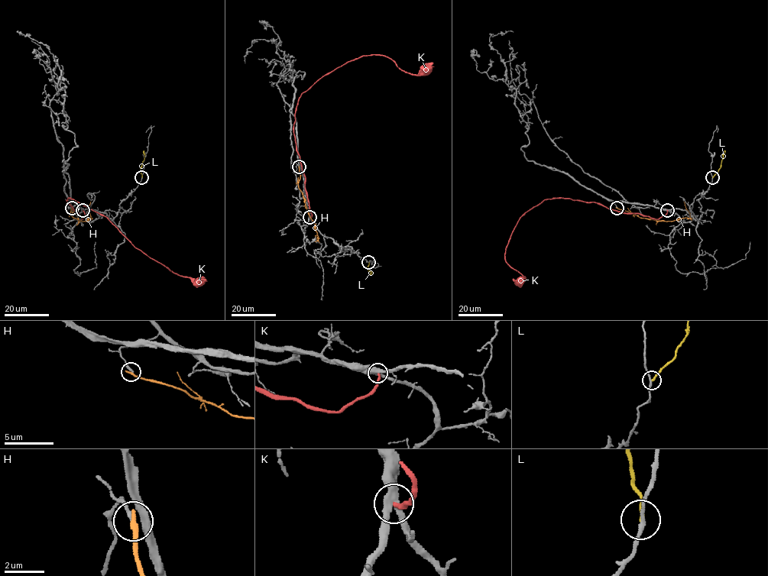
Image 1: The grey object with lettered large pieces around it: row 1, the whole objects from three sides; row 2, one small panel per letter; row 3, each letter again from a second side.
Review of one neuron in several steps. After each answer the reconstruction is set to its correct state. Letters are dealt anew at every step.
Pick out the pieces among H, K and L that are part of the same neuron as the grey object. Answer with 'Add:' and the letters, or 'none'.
Add: none

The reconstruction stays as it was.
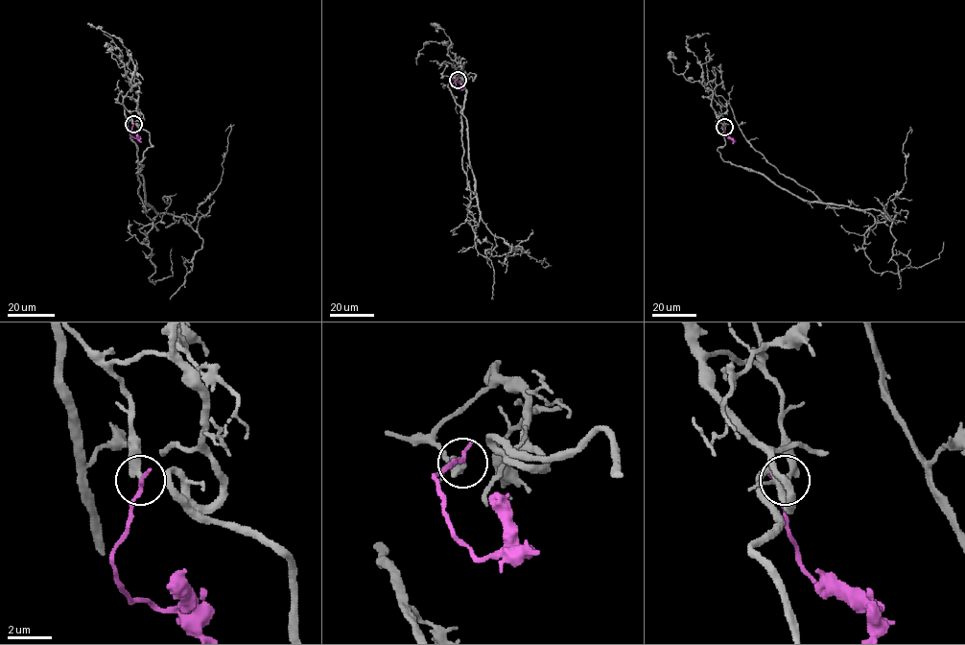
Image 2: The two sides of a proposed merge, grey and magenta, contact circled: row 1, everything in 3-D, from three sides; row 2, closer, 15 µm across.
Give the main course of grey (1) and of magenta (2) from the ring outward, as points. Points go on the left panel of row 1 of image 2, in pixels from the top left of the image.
1: (133, 124), (135, 110), (152, 146), (139, 173), (157, 212), (147, 233), (151, 281), (173, 275), (171, 248)
2: (132, 124), (130, 136), (137, 137), (137, 133)

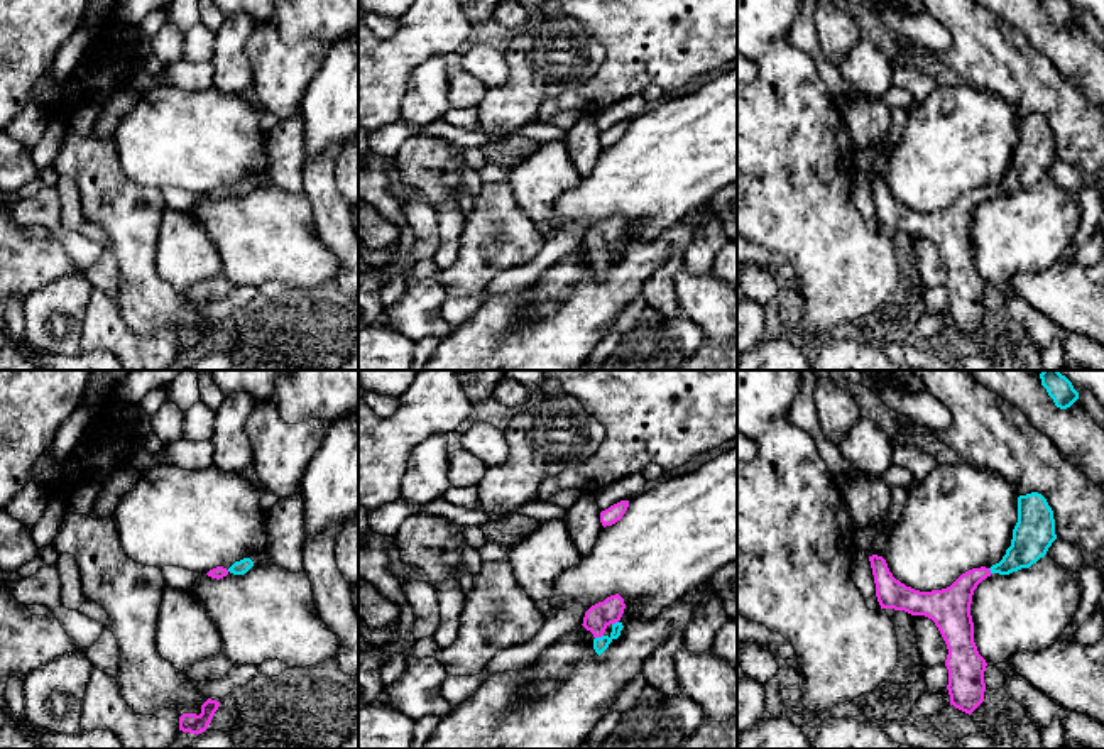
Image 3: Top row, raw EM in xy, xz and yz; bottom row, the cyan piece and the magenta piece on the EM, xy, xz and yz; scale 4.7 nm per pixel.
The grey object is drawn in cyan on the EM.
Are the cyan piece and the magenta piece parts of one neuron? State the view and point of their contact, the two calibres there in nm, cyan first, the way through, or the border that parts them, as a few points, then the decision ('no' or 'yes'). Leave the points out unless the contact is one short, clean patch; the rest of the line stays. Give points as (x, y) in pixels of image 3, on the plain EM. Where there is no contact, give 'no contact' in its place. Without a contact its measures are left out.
xz (599, 259) | 70/120 nm | across xz (601, 266), (599, 259), (597, 239) | yes

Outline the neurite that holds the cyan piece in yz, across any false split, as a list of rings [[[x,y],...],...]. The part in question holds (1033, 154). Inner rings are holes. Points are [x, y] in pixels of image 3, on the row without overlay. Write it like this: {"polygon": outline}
{"polygon": [[[1031,113],[1018,118],[1018,144],[1003,181],[991,189],[981,188],[962,194],[947,210],[920,213],[906,208],[893,198],[883,178],[869,178],[881,230],[925,237],[938,249],[948,271],[945,281],[947,311],[950,326],[955,330],[970,336],[984,323],[986,313],[987,284],[974,264],[970,237],[974,211],[992,194],[1009,196],[1030,189],[1047,176],[1055,161],[1053,132],[1041,115]]]}

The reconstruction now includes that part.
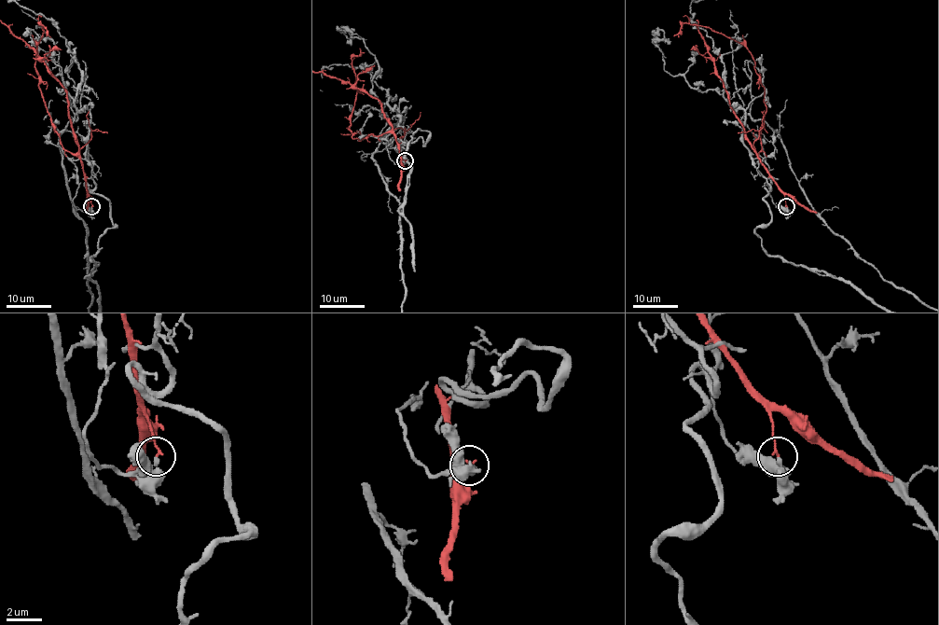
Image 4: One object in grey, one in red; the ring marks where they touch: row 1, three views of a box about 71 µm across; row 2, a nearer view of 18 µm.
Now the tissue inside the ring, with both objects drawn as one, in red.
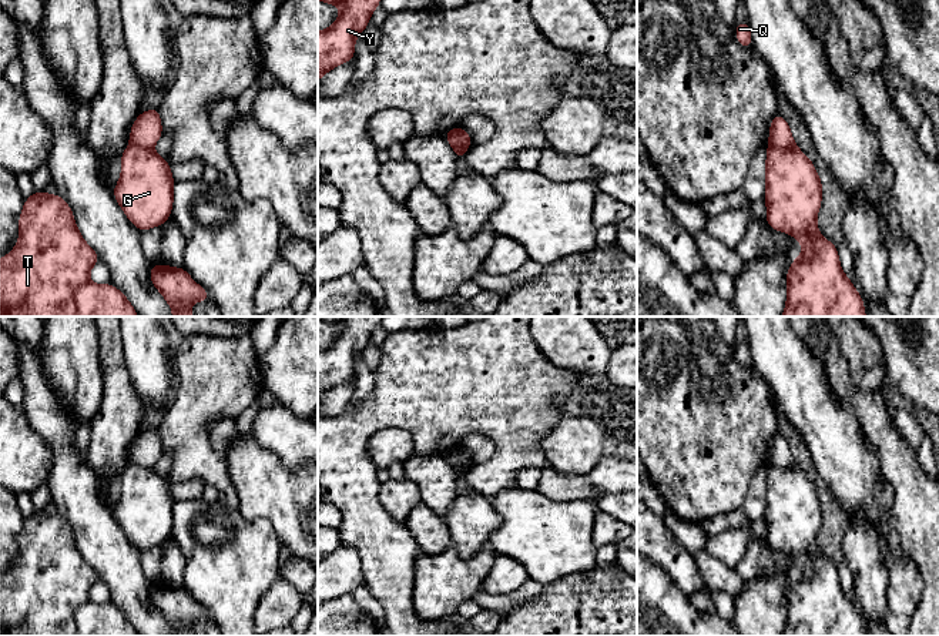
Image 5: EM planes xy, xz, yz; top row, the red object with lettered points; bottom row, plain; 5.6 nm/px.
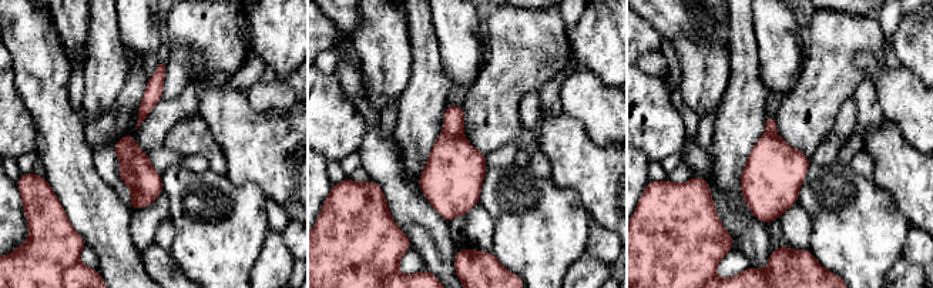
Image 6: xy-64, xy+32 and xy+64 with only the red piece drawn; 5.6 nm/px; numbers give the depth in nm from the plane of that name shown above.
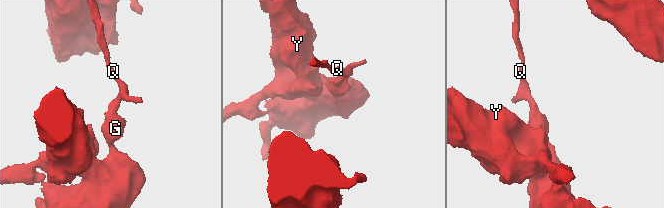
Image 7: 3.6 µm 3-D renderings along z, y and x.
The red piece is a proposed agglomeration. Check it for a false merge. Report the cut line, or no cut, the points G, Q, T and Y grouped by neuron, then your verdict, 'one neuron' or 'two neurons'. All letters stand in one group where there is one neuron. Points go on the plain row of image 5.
cut yz (768, 464), (794, 465); groups G T Y / Q; two neurons

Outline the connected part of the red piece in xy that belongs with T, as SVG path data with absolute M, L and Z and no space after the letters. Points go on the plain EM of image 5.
M36 511L24 519L19 536L19 562L0 578L0 636L138 636L127 616L111 602L98 605L88 599L100 575L81 556L73 530L58 513Z

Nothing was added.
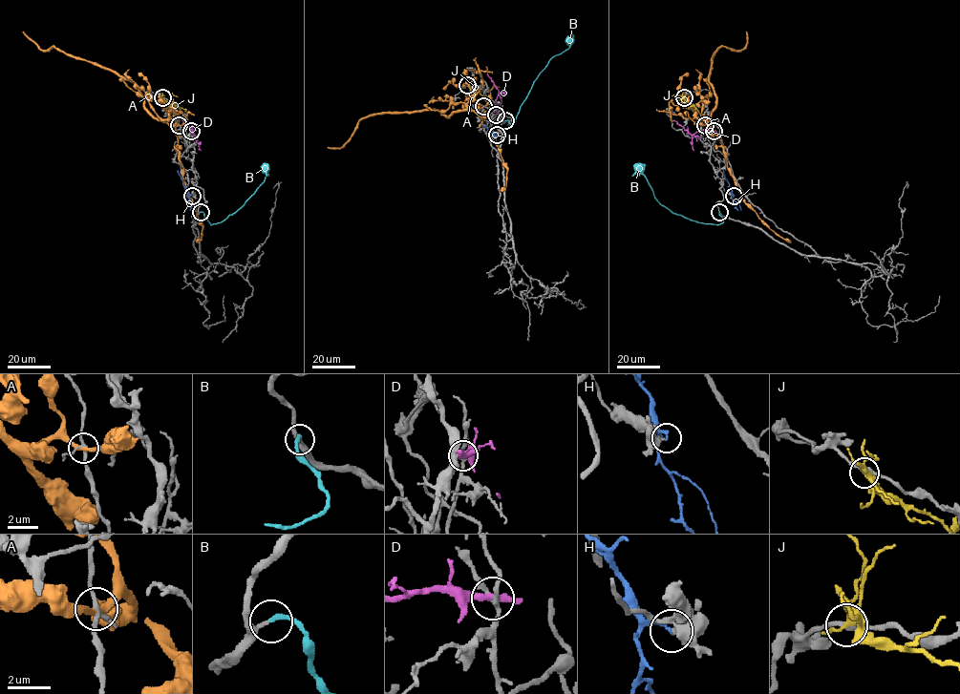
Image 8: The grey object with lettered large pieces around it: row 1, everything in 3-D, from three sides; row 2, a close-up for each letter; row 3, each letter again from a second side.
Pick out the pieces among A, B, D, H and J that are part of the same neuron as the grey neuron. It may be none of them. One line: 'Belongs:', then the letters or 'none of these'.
Belongs: B

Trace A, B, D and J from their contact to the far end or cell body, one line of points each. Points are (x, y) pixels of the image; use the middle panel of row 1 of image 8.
A: (484, 107), (454, 112), (449, 116), (436, 110), (373, 114), (362, 117), (340, 148), (327, 147)
B: (505, 120), (515, 123), (534, 81), (554, 56), (569, 48), (572, 38), (569, 37)
D: (497, 114), (498, 91), (486, 73)
J: (467, 85), (478, 89), (488, 101)

